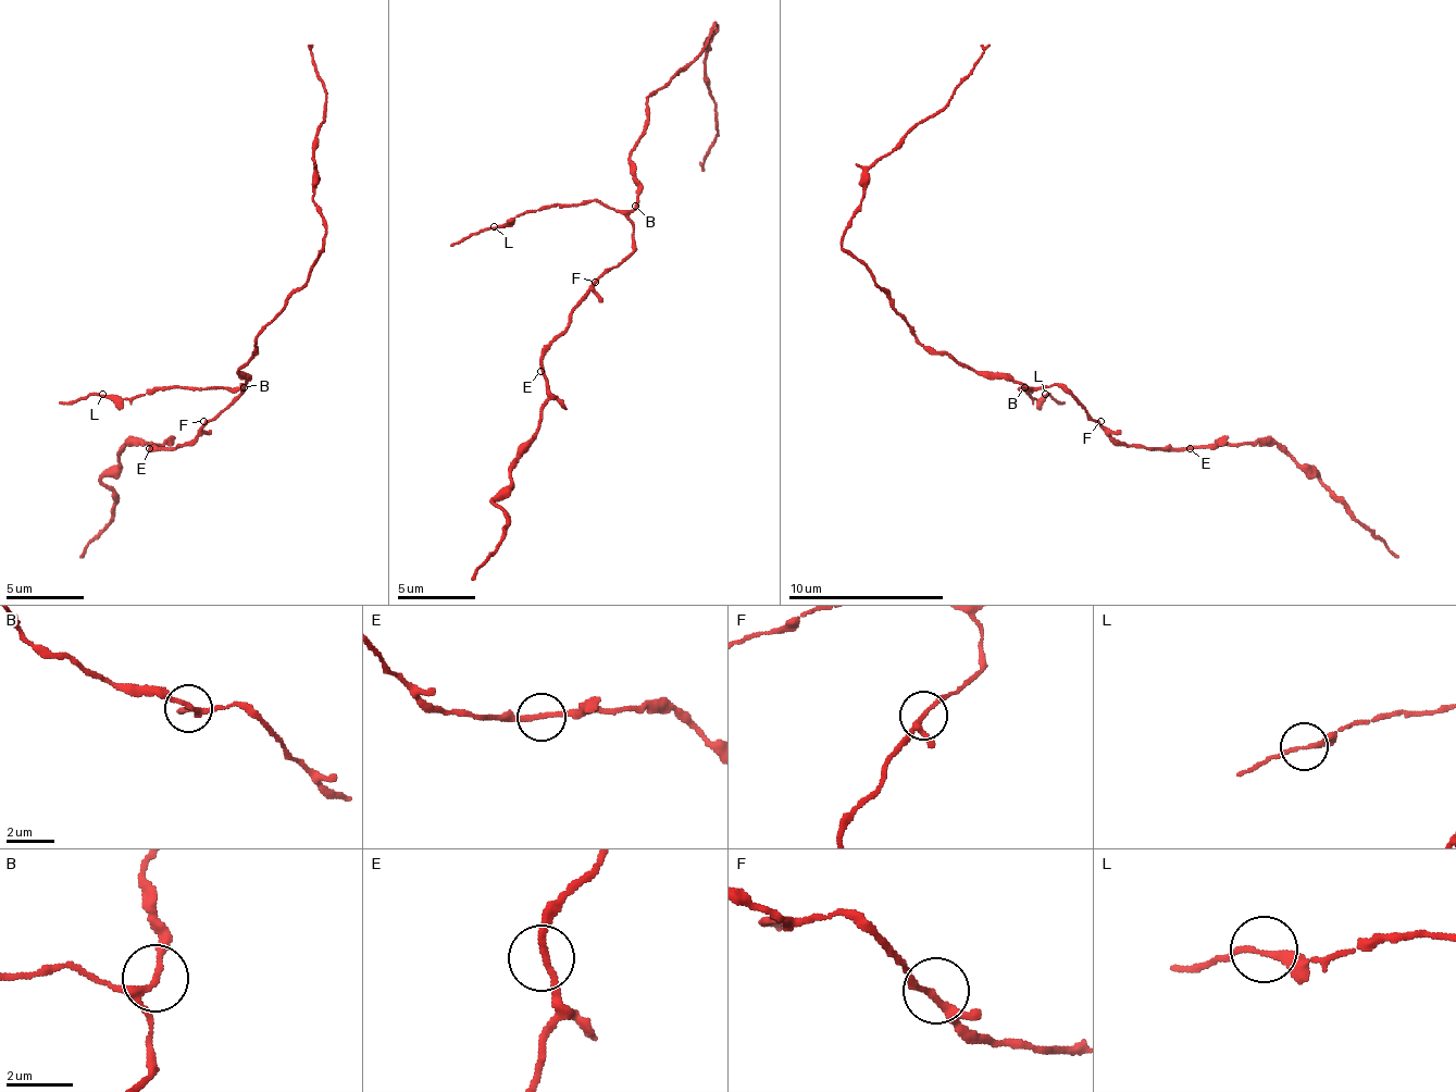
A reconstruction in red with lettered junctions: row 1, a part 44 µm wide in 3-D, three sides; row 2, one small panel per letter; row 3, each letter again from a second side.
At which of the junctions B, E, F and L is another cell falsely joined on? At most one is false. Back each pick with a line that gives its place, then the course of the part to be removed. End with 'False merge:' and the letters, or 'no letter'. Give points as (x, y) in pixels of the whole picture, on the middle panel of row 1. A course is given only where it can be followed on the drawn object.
False merge: no letter

